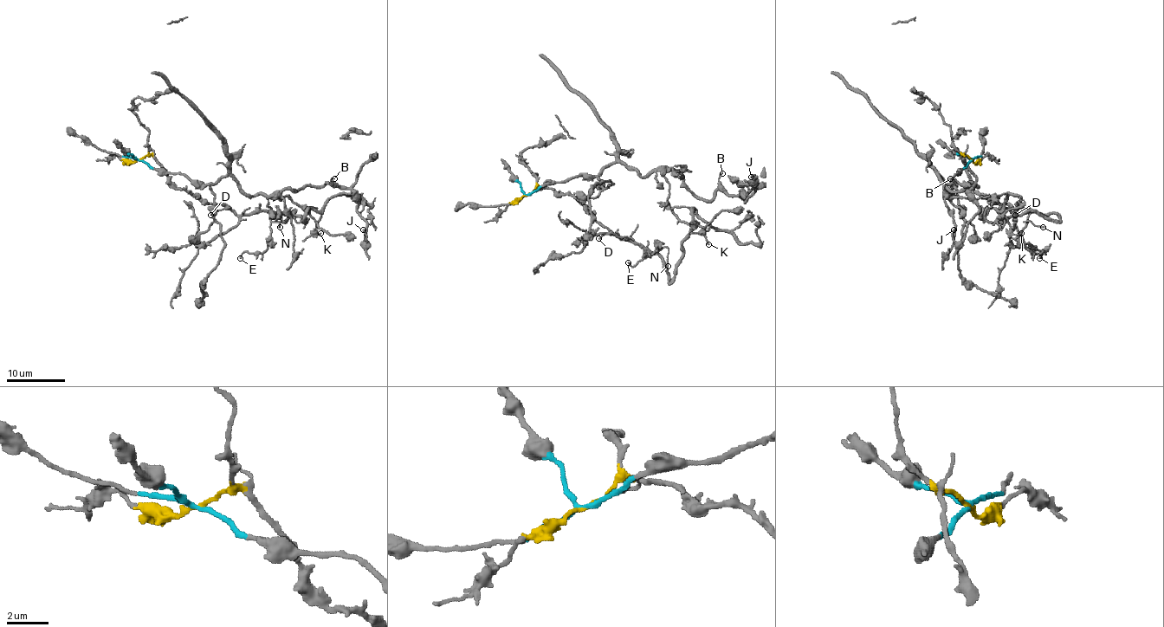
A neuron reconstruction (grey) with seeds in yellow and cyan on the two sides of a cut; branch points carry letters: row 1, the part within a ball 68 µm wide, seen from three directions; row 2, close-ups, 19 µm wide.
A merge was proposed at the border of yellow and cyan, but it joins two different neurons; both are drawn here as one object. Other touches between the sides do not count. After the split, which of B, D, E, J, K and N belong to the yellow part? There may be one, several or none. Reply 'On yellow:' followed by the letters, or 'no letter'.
On yellow: D, E, K, N

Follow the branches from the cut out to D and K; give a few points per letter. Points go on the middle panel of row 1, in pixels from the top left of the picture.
D: (526, 195), (539, 187), (571, 195), (612, 233), (604, 235), (598, 239)
K: (526, 195), (539, 187), (571, 195), (625, 240), (655, 252), (669, 283), (693, 208), (709, 225), (709, 244)

